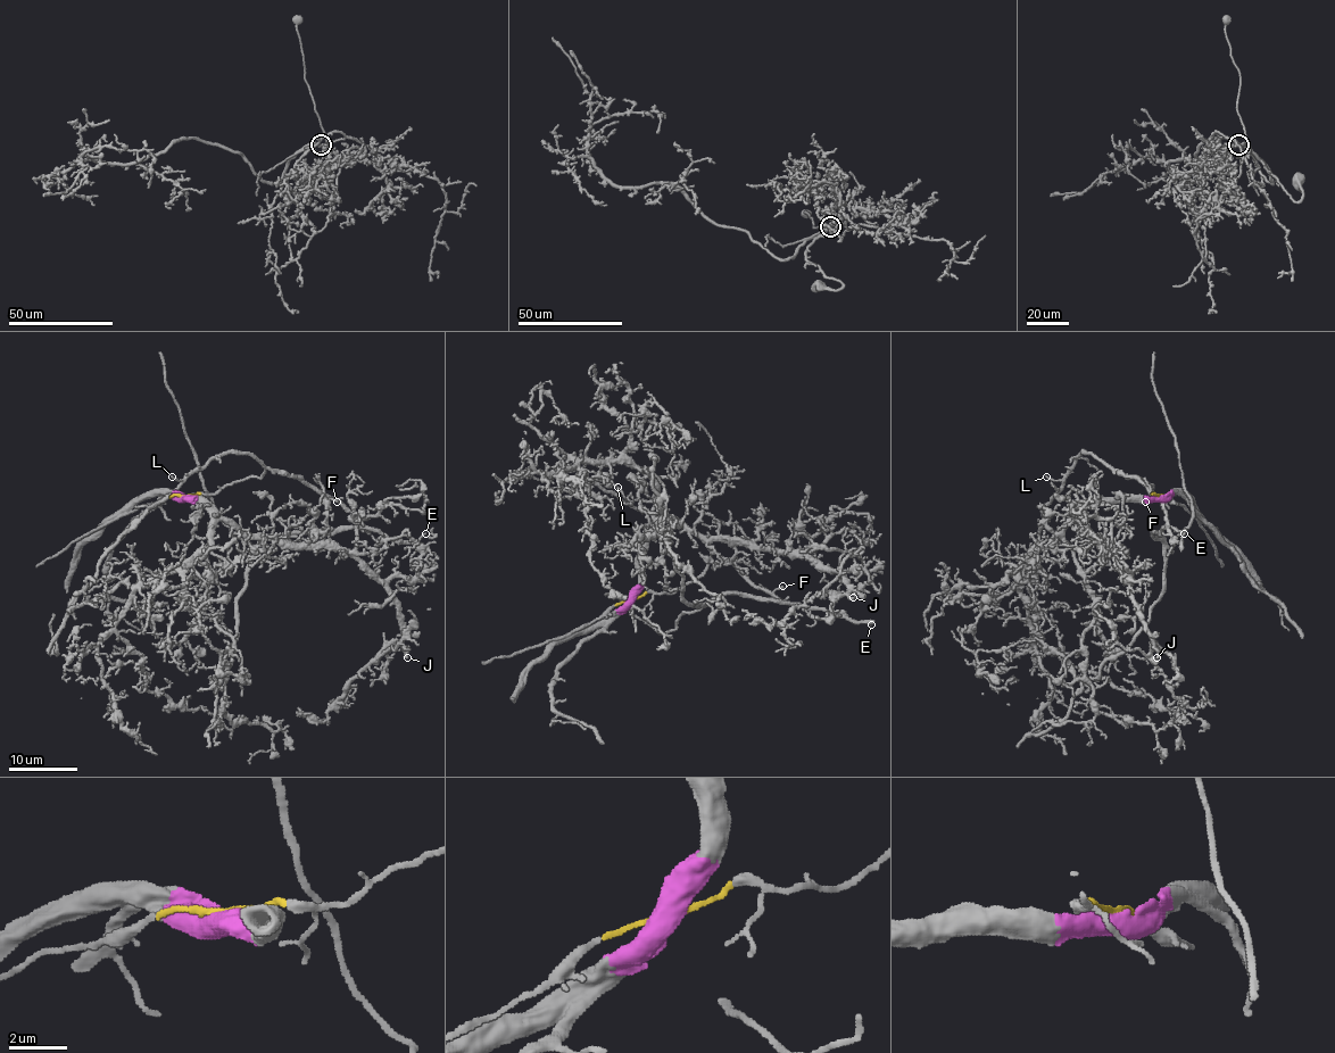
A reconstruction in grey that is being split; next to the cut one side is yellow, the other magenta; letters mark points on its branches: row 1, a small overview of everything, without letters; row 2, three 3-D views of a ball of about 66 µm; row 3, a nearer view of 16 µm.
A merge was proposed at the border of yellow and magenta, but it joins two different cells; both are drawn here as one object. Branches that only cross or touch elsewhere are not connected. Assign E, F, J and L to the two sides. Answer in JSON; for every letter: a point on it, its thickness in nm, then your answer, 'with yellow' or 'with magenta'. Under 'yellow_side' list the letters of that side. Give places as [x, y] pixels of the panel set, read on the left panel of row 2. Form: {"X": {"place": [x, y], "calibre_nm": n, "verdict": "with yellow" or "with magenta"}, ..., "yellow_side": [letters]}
{"E": {"place": [425, 533], "calibre_nm": 110, "verdict": "with yellow"}, "F": {"place": [337, 502], "calibre_nm": 120, "verdict": "with yellow"}, "J": {"place": [407, 657], "calibre_nm": 180, "verdict": "with magenta"}, "L": {"place": [172, 477], "calibre_nm": 120, "verdict": "with yellow"}, "yellow_side": ["E", "F", "L"]}

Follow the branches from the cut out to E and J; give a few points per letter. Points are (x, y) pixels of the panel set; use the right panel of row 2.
E: (1160, 496), (1143, 479), (1111, 469), (1136, 475), (1160, 499), (1168, 531), (1180, 541), (1184, 532)
J: (1160, 496), (1096, 498), (1079, 514), (1079, 519), (1107, 545), (1113, 565), (1129, 585), (1130, 598), (1157, 658)

